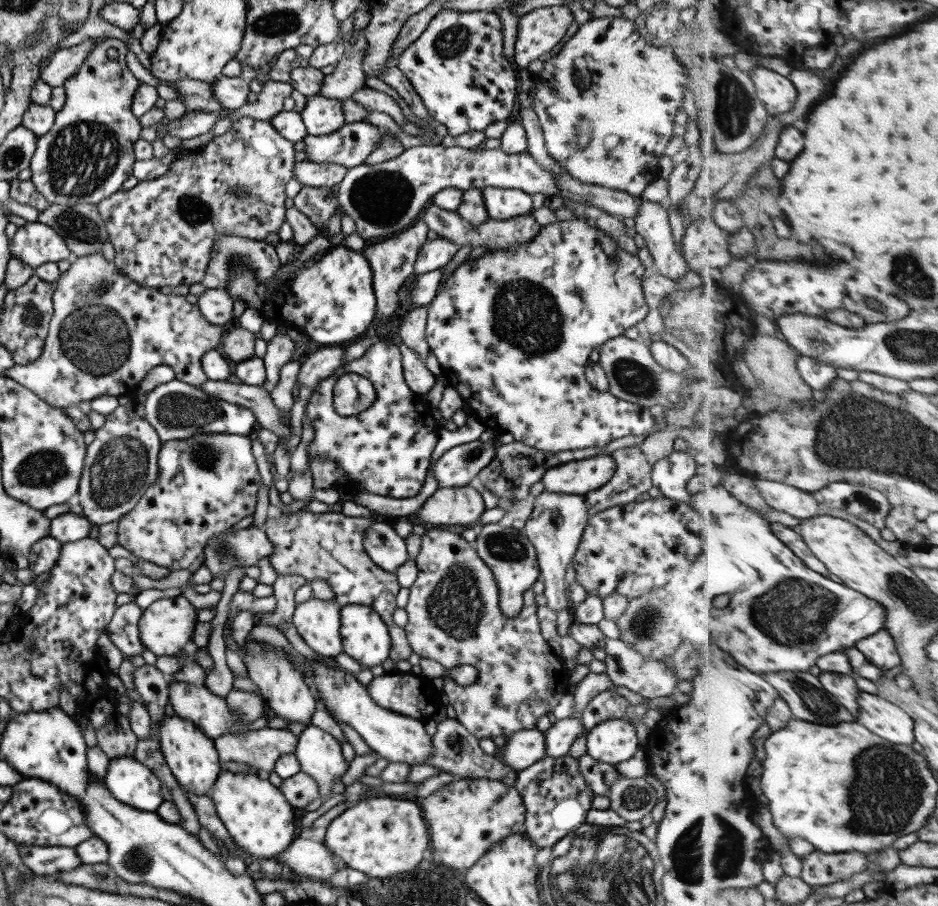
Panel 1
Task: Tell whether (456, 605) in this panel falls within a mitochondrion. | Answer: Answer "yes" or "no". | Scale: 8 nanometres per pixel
yes

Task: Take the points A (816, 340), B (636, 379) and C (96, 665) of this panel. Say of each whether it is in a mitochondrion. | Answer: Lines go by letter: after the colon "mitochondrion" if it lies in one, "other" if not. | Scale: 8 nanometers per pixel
A: mitochondrion
B: mitochondrion
C: other

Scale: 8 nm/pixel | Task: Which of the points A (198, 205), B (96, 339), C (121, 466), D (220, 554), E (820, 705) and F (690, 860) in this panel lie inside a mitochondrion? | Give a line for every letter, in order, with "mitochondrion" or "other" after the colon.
A: mitochondrion
B: mitochondrion
C: mitochondrion
D: mitochondrion
E: mitochondrion
F: mitochondrion

